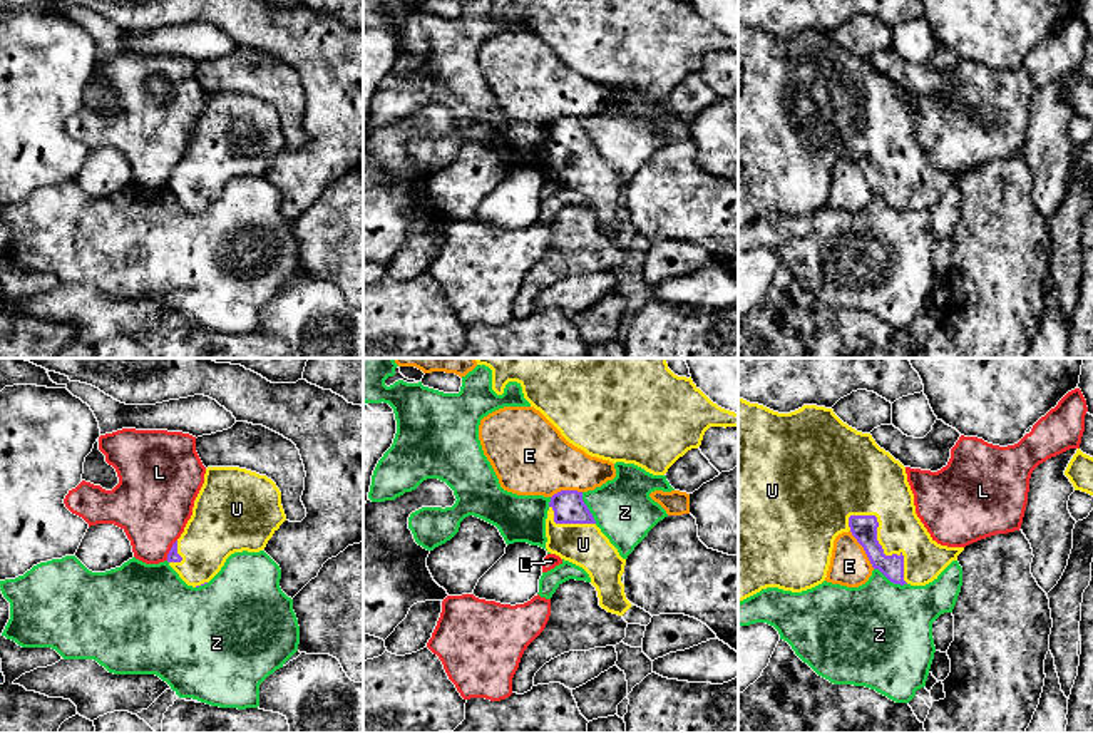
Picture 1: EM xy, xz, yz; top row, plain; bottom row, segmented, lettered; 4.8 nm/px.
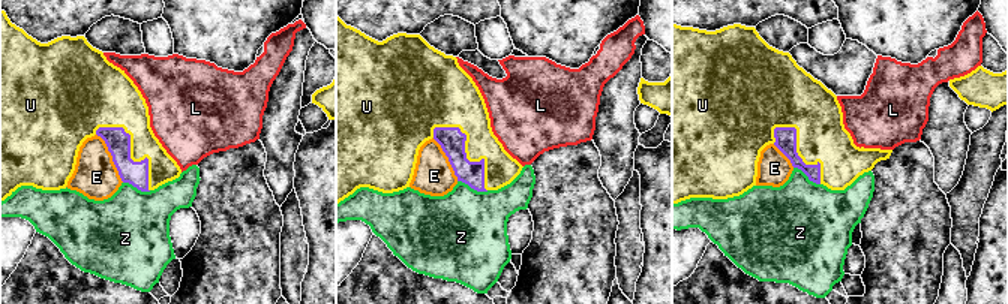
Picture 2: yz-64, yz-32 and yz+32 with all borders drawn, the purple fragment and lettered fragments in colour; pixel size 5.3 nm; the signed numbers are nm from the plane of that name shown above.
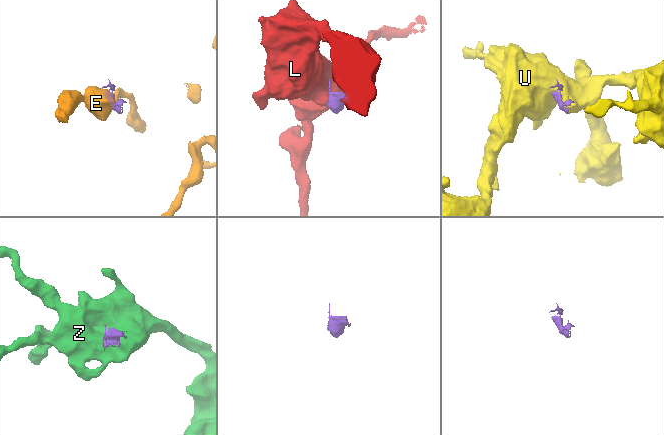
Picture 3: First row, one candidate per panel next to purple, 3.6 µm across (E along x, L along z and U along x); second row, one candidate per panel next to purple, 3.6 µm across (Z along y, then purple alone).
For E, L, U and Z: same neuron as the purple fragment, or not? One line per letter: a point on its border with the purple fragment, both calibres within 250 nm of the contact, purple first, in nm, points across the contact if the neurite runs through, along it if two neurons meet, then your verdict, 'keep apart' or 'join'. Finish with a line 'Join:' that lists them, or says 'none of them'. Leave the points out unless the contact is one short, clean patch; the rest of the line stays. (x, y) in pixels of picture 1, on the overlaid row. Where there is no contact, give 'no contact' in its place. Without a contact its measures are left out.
E: yz (864, 549) | 130/190 nm | keep apart
L: xy (171, 549) | 60/380 nm | keep apart
U: yz (881, 546) | 130/240 nm | join
Z: yz (891, 581) | 110/480 nm | along yz (874, 568), (891, 581), (906, 584) | keep apart
Join: U

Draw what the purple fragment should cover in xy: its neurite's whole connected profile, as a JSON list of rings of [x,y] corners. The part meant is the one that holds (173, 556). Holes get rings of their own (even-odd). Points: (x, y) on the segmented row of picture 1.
[[[208,467],[192,515],[172,544],[167,562],[187,586],[204,586],[231,554],[263,551],[285,520],[281,492],[271,479],[239,467]]]

